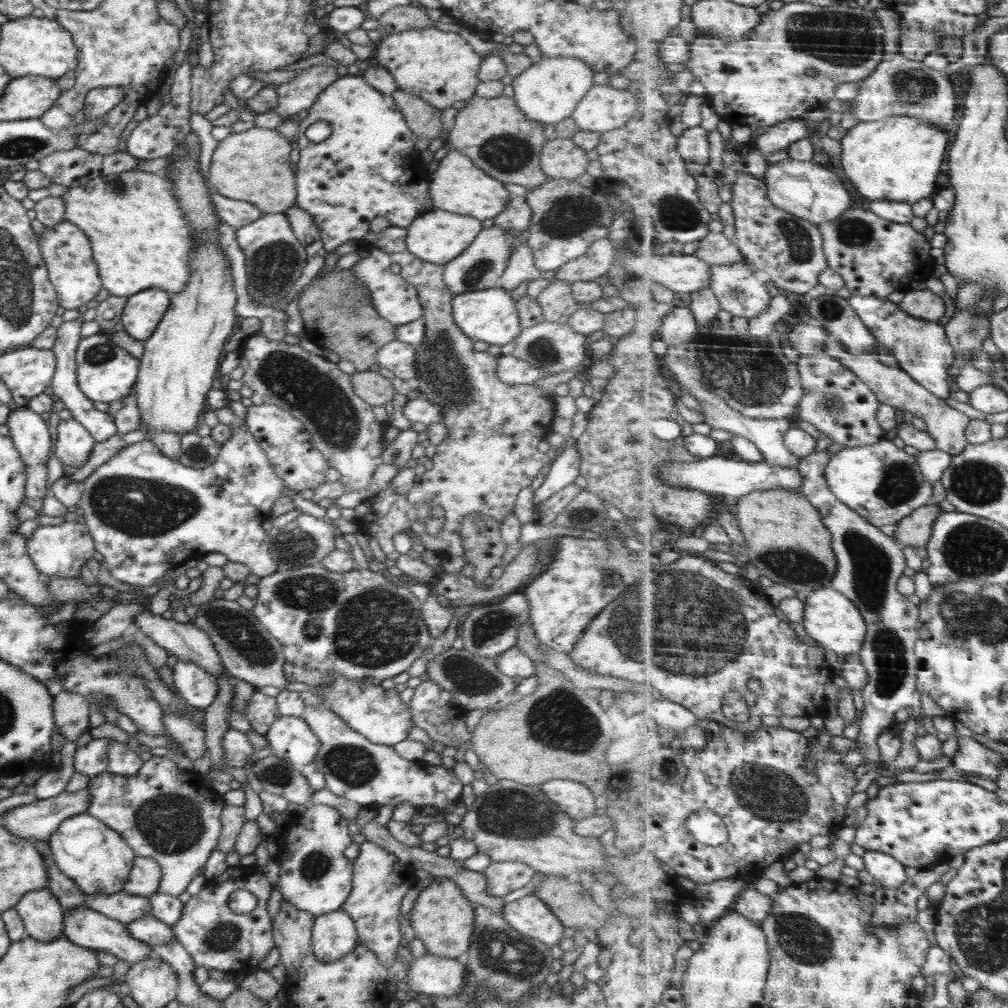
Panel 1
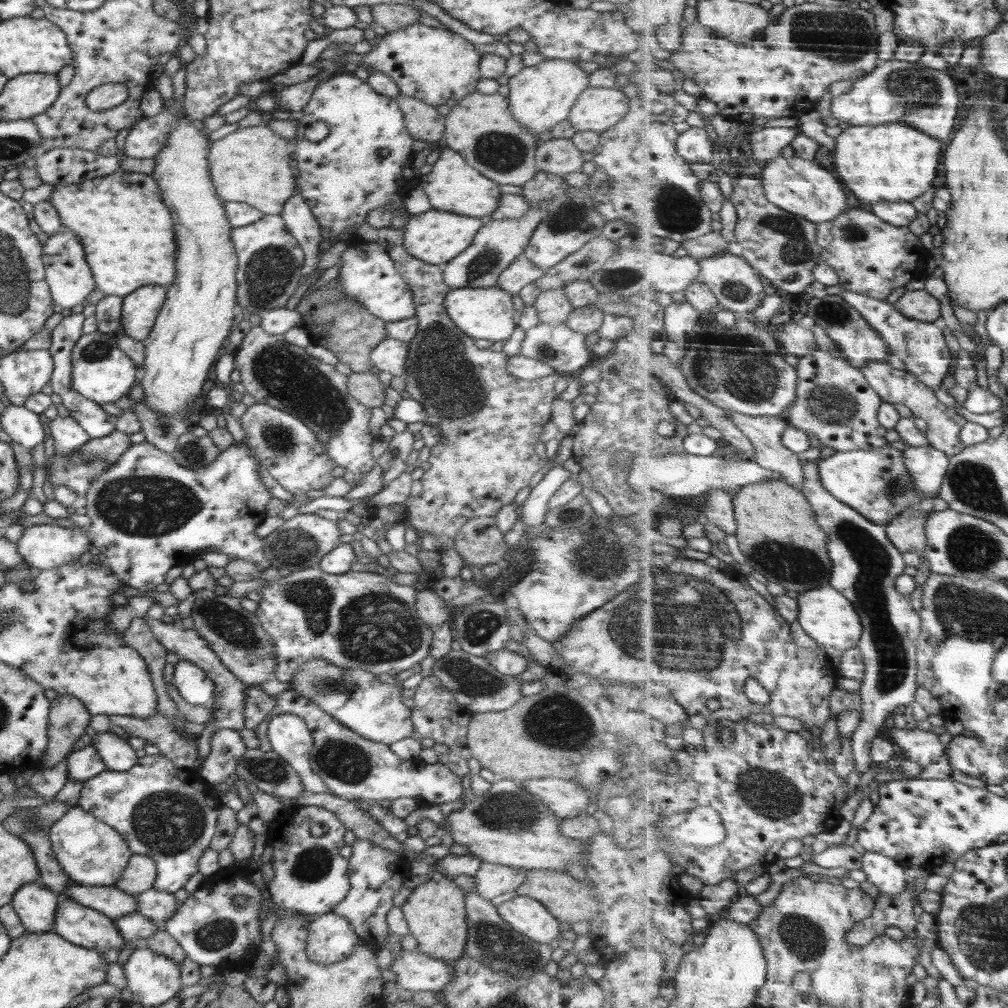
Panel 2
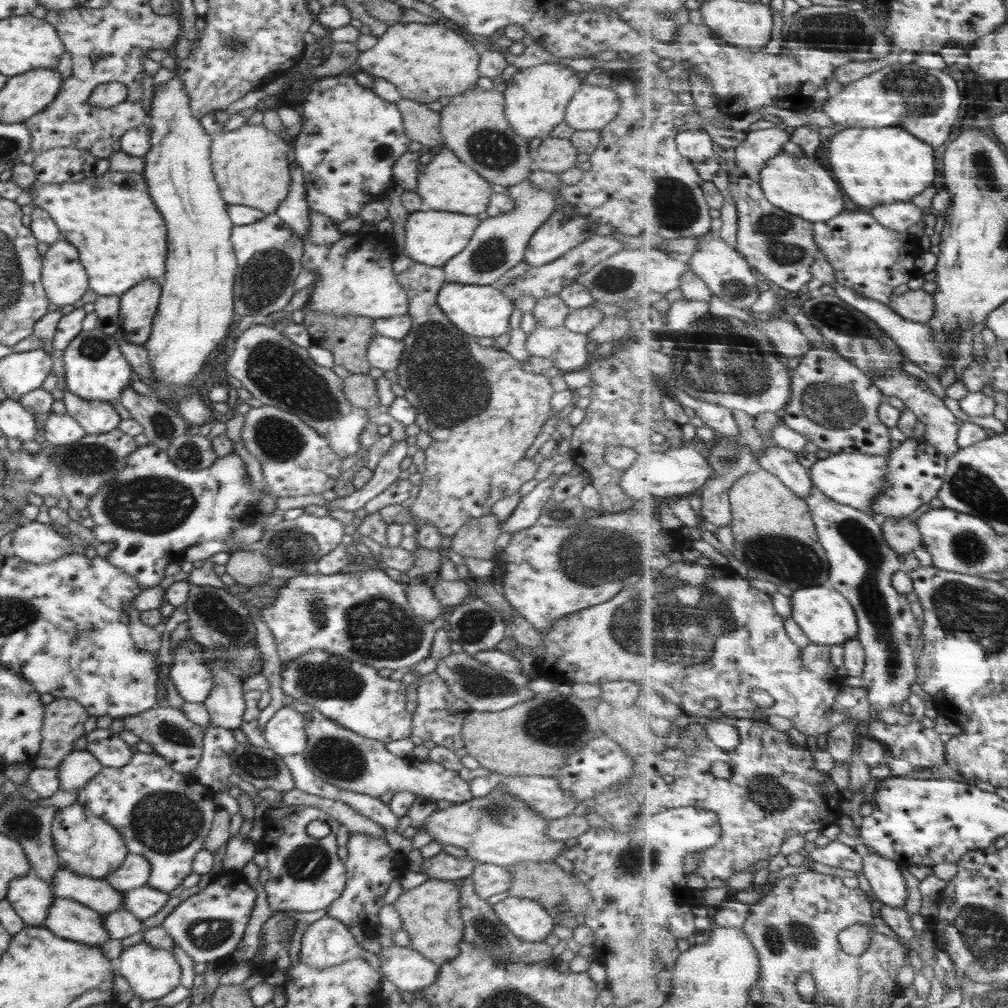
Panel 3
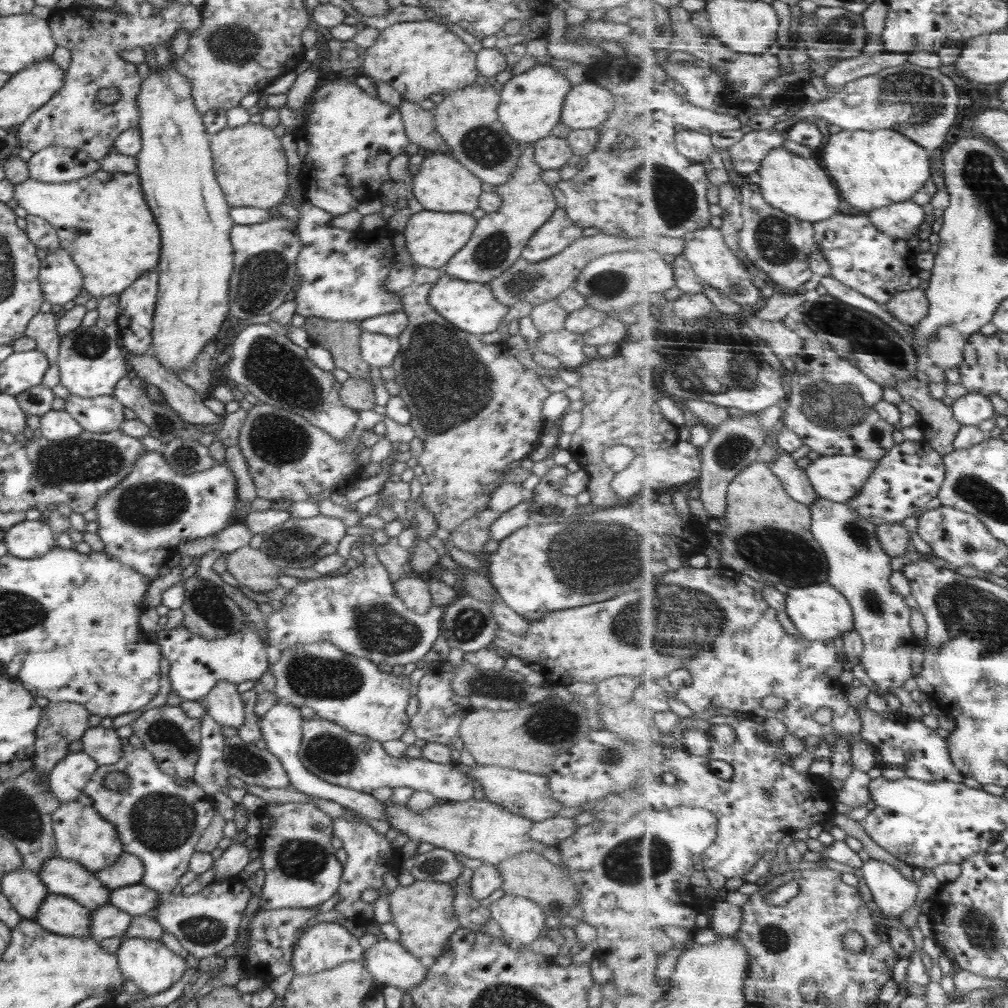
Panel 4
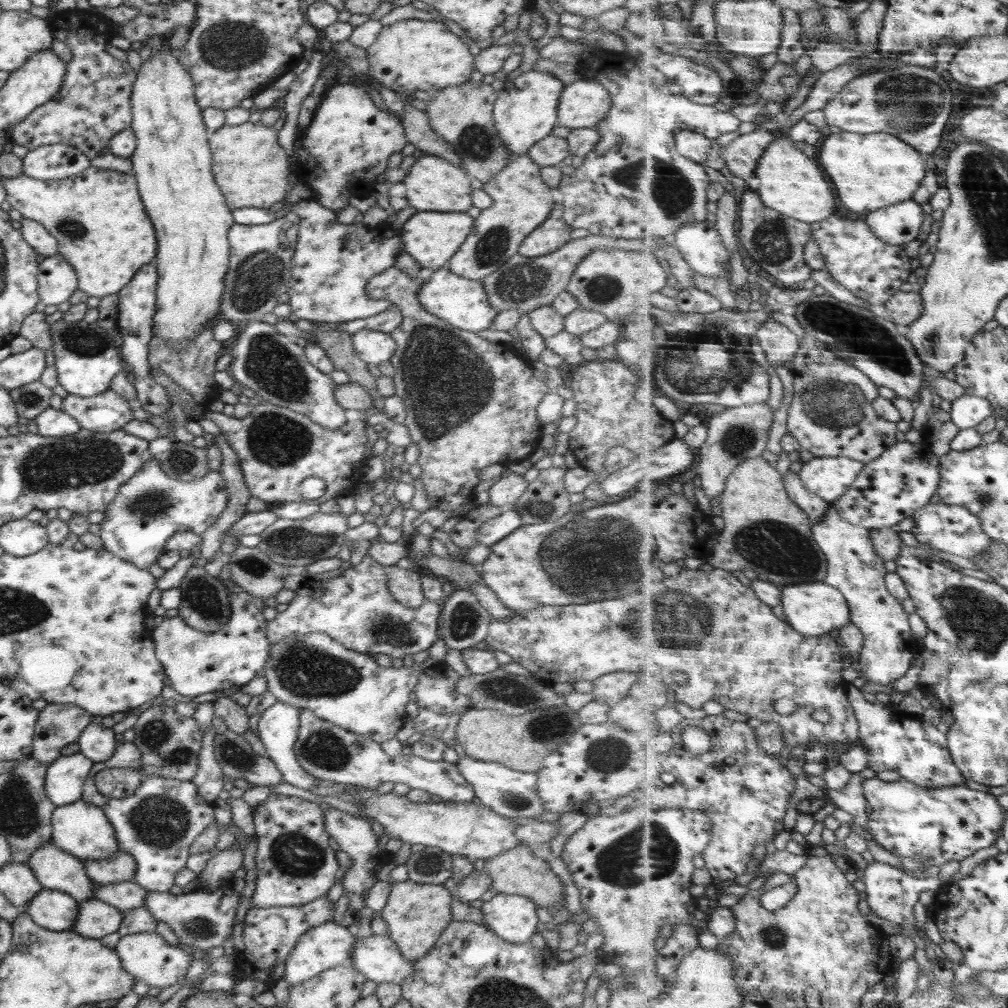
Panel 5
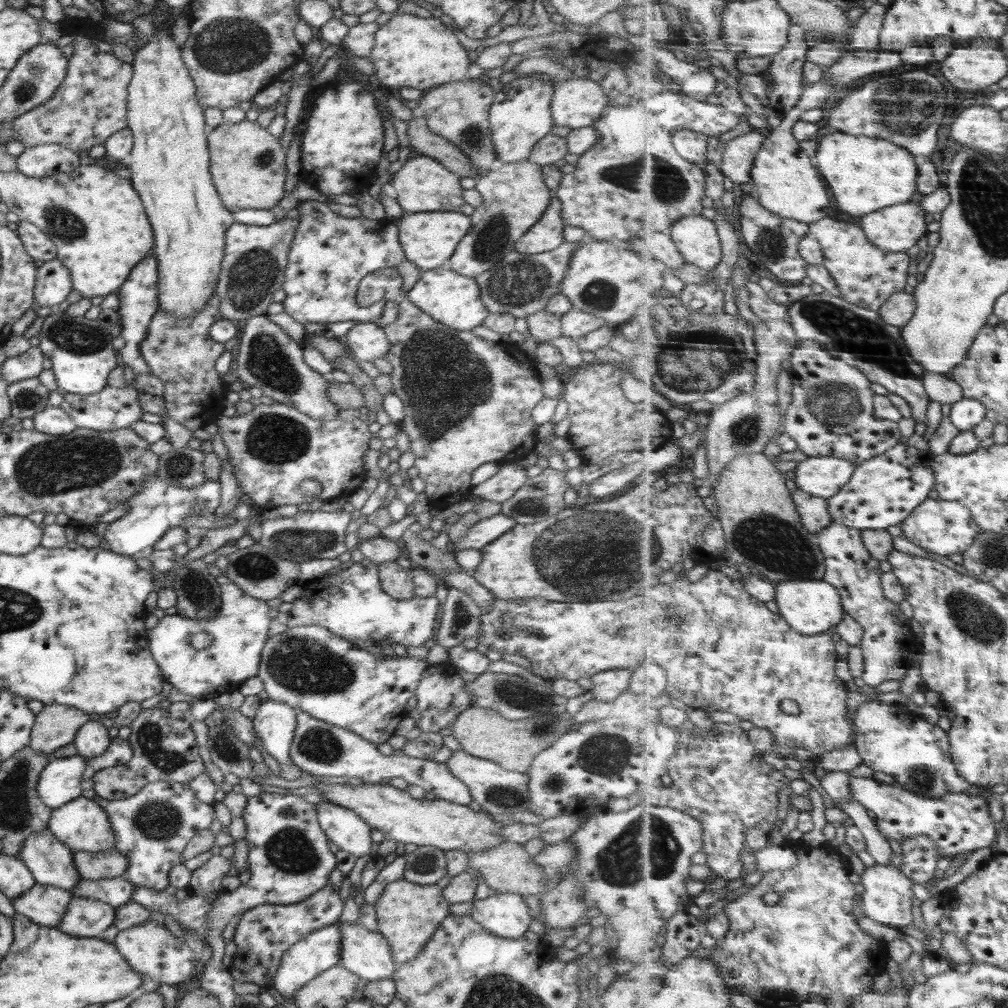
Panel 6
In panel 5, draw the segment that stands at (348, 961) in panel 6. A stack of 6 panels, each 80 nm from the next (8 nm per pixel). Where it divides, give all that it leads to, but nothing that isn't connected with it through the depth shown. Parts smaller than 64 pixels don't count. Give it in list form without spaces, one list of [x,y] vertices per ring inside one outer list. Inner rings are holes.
[[[371,935],[362,940],[357,936],[353,944],[350,963],[359,970],[367,980],[380,983],[401,985],[415,971],[413,960],[406,960],[386,935]]]

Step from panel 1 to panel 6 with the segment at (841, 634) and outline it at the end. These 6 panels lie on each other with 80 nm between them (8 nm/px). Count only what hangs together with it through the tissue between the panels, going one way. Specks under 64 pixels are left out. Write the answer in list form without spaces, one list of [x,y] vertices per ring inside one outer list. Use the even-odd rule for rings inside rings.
[[[826,579],[788,580],[778,584],[777,604],[785,620],[798,632],[816,636],[827,632],[832,626],[837,627],[844,620],[847,611],[844,607],[844,597],[834,584]]]

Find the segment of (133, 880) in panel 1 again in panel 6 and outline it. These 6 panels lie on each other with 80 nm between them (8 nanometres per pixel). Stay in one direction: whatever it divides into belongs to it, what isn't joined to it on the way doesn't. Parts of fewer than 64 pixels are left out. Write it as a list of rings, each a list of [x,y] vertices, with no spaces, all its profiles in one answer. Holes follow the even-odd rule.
[[[115,848],[100,852],[73,852],[73,863],[82,879],[121,877],[128,868],[128,859]]]

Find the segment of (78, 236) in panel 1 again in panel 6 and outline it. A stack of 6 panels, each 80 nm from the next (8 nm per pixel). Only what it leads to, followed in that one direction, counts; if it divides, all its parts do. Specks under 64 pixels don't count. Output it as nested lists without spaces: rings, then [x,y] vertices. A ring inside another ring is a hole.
[[[57,259],[47,260],[38,268],[33,288],[37,307],[55,308],[73,289],[68,269]]]

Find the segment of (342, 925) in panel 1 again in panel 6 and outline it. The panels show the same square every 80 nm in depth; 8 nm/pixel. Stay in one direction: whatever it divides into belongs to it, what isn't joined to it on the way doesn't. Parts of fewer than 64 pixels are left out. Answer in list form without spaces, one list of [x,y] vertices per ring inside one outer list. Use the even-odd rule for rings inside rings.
[[[337,923],[309,932],[302,937],[302,940],[293,944],[284,952],[271,985],[277,990],[279,995],[292,996],[294,998],[295,992],[307,982],[310,982],[310,980],[316,978],[328,968],[340,964],[340,951],[341,932]]]

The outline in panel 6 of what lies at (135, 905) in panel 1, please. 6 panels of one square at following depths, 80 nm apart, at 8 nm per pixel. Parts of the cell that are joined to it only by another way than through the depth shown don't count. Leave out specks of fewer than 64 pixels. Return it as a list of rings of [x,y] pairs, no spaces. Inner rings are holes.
[[[49,829],[30,834],[19,850],[19,859],[28,867],[36,883],[52,885],[70,891],[82,880],[73,863],[73,852],[58,842]]]

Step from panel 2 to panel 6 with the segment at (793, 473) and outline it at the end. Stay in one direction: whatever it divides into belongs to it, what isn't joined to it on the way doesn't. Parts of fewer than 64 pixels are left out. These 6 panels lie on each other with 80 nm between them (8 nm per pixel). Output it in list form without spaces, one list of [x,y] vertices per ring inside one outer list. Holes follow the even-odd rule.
[[[793,485],[793,490],[793,496],[796,504],[799,505],[799,511],[803,517],[804,524],[806,524],[807,529],[813,536],[820,534],[822,530],[828,528],[833,523],[828,499],[814,496],[795,485]]]

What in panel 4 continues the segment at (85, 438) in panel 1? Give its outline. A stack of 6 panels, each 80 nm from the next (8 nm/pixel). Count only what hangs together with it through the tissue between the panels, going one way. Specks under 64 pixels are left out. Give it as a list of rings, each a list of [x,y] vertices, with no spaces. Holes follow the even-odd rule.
[[[49,410],[40,417],[40,432],[46,440],[66,441],[78,436],[83,428],[66,411]]]

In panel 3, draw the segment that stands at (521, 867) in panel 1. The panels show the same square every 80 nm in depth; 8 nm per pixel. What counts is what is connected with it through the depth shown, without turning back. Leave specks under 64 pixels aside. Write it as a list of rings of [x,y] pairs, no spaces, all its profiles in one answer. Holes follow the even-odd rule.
[[[477,863],[471,877],[477,895],[484,899],[506,892],[512,886],[509,869],[497,864]]]

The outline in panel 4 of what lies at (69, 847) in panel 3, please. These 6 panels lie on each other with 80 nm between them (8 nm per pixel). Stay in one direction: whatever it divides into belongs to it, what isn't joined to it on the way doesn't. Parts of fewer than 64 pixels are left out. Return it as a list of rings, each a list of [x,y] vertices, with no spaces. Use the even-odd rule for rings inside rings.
[[[78,800],[61,804],[52,813],[51,821],[57,855],[81,864],[87,871],[106,868],[124,852],[114,826],[95,808],[83,805]]]

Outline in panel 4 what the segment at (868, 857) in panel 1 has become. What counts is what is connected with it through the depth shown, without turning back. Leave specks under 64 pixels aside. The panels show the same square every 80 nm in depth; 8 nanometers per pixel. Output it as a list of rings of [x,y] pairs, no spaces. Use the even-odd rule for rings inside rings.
[[[874,858],[866,861],[862,870],[873,900],[888,918],[904,916],[914,908],[920,894],[918,881],[906,878],[889,862]]]

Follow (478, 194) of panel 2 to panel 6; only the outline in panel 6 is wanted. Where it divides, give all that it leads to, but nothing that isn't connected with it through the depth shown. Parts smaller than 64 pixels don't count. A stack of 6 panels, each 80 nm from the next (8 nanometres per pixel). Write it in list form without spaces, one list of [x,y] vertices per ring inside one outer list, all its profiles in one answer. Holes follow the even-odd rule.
[[[425,155],[408,159],[406,163],[393,174],[391,185],[396,190],[396,202],[404,212],[452,212],[459,211],[464,205],[460,179],[457,174],[450,172],[446,166]]]

